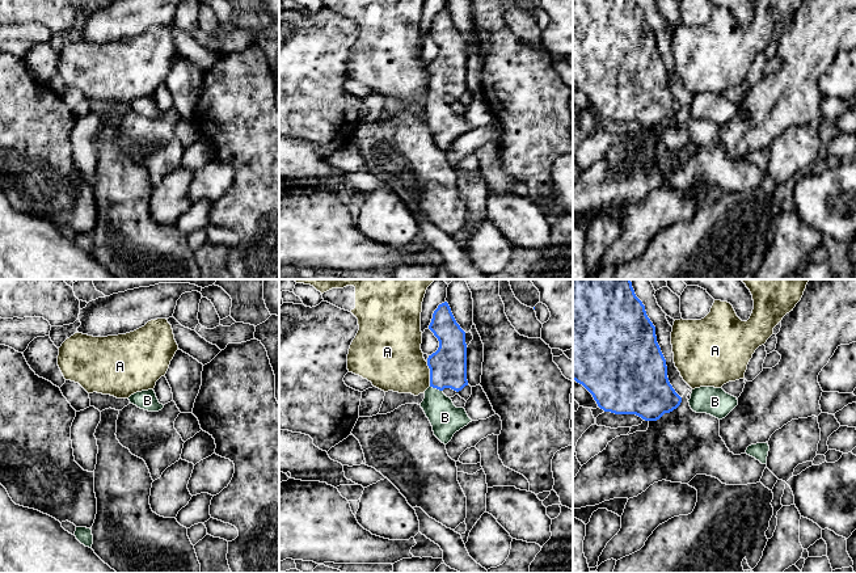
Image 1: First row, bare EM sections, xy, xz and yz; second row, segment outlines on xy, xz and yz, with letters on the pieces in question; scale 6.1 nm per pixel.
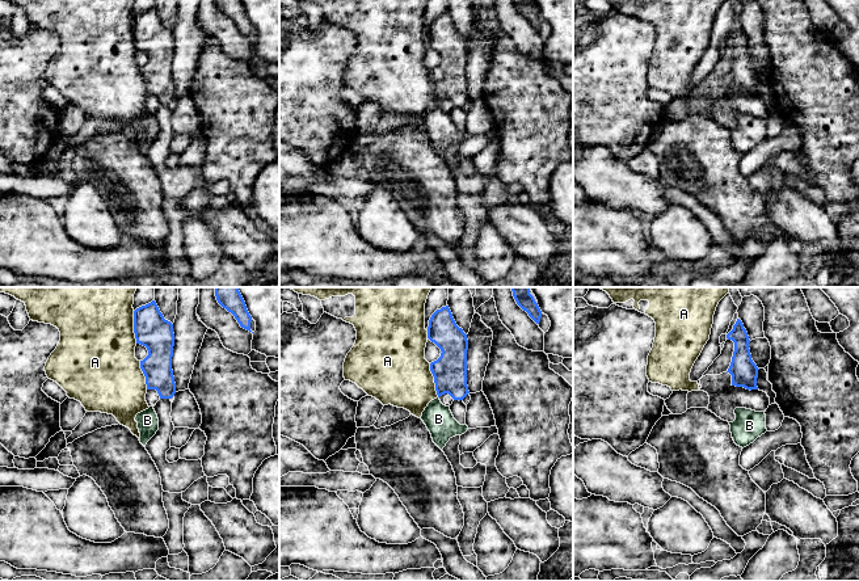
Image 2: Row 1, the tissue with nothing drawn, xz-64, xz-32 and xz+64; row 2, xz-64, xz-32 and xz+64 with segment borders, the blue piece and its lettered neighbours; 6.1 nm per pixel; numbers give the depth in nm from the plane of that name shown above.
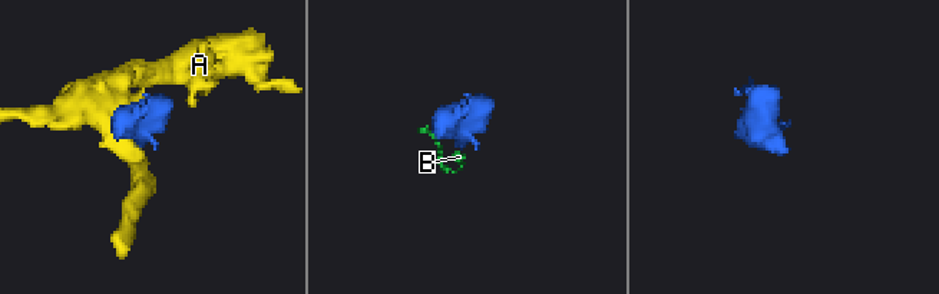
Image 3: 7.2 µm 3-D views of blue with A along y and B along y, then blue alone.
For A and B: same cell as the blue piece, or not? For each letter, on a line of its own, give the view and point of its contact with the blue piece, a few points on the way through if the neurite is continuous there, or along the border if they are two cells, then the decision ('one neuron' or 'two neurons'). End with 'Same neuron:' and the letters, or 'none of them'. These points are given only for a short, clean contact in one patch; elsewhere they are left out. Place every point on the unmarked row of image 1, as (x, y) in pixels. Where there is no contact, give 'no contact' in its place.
A: xz (430, 80) | two neurons
B: xz (437, 95) | across xz (447, 71), (437, 95), (437, 113), (445, 123) | one neuron
Same neuron: B

